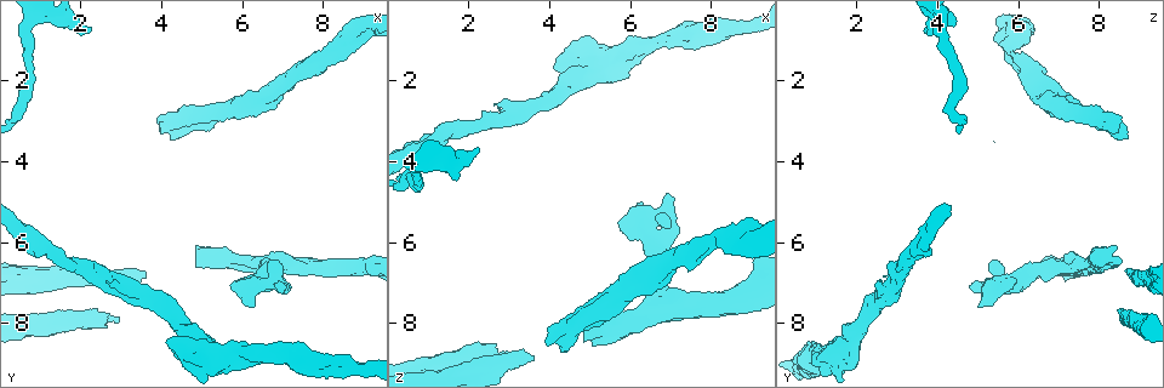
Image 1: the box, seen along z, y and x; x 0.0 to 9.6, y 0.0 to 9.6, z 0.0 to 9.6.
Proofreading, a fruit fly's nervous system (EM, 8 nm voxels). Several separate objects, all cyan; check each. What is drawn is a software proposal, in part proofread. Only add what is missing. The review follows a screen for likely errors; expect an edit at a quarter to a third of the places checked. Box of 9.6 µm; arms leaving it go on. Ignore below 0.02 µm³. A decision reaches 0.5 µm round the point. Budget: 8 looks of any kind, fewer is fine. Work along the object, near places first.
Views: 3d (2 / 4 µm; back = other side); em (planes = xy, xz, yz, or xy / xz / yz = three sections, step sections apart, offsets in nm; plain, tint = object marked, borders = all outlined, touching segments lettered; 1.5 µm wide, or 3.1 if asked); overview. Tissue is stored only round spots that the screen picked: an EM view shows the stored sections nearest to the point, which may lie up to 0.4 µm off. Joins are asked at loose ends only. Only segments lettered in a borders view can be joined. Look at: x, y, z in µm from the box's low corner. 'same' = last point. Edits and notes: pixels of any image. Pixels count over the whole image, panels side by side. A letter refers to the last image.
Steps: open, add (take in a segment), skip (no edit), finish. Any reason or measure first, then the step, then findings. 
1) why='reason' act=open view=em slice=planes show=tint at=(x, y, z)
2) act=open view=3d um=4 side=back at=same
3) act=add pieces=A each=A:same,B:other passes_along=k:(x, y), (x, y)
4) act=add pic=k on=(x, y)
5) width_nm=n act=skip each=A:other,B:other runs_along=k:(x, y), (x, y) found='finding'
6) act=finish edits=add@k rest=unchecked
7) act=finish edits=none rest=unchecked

why='long arm stops here' act=open view=3d um=2 at=(3.60, 6.75, 8.80)

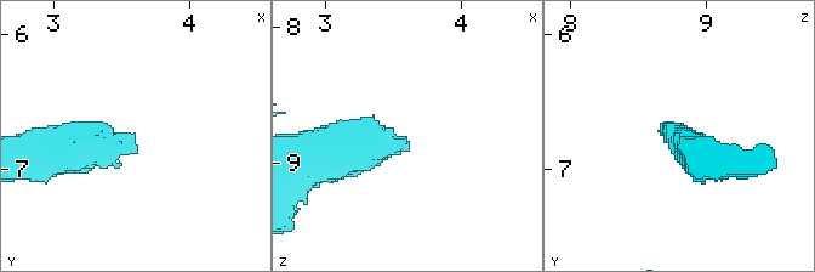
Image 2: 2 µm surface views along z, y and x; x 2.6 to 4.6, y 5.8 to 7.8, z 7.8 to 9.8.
act=open view=em slice=yz step=8 show=borders at=(3.58, 6.74, 8.82)

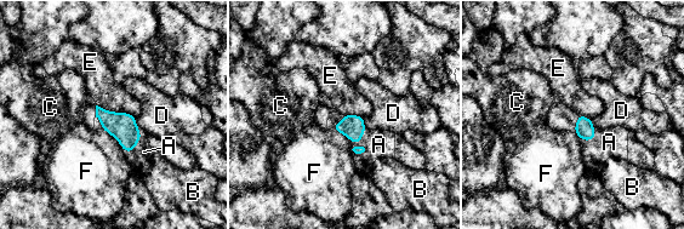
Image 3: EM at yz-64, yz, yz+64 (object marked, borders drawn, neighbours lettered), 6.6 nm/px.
act=add pieces=A each=A:same,B:other,C:other,D:other,E:other,F:other passes_along=3:(121, 126), (136, 142), (143, 152) found='the cell continues'

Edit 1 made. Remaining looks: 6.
why='redraw' act=open view=overview

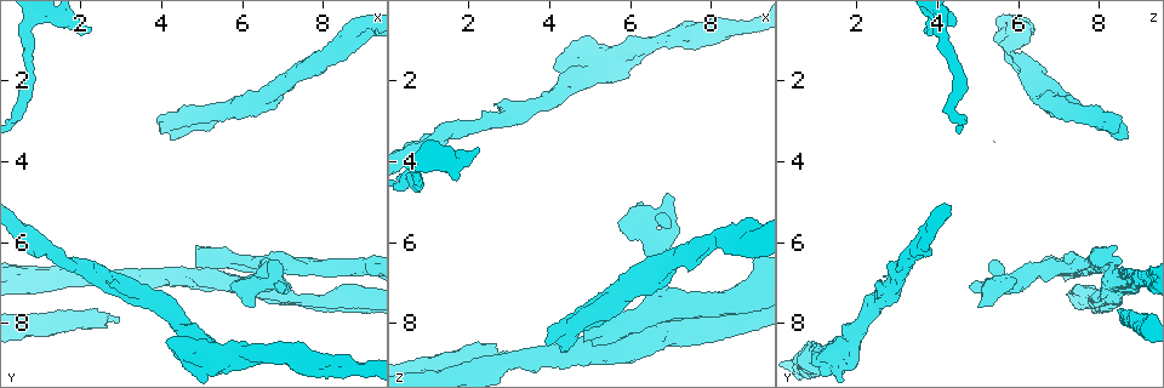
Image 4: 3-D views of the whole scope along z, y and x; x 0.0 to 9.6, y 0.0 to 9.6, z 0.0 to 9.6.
why='thick end' act=open view=em slice=planes show=borders at=(4.15, 8.40, 1.65)

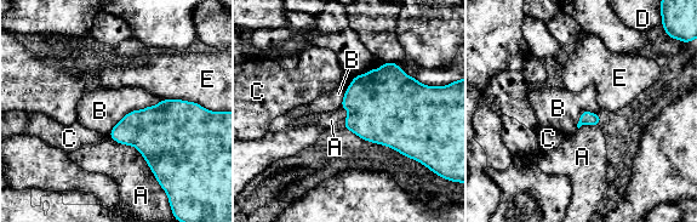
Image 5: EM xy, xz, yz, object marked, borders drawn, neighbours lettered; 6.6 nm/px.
longest_contact=A:420nm act=skip each=A:other,B:other,C:other,D:other,E:other found='no lettered segment goes on from it'

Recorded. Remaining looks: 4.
act=finish edits=add@3 rest=unchecked

